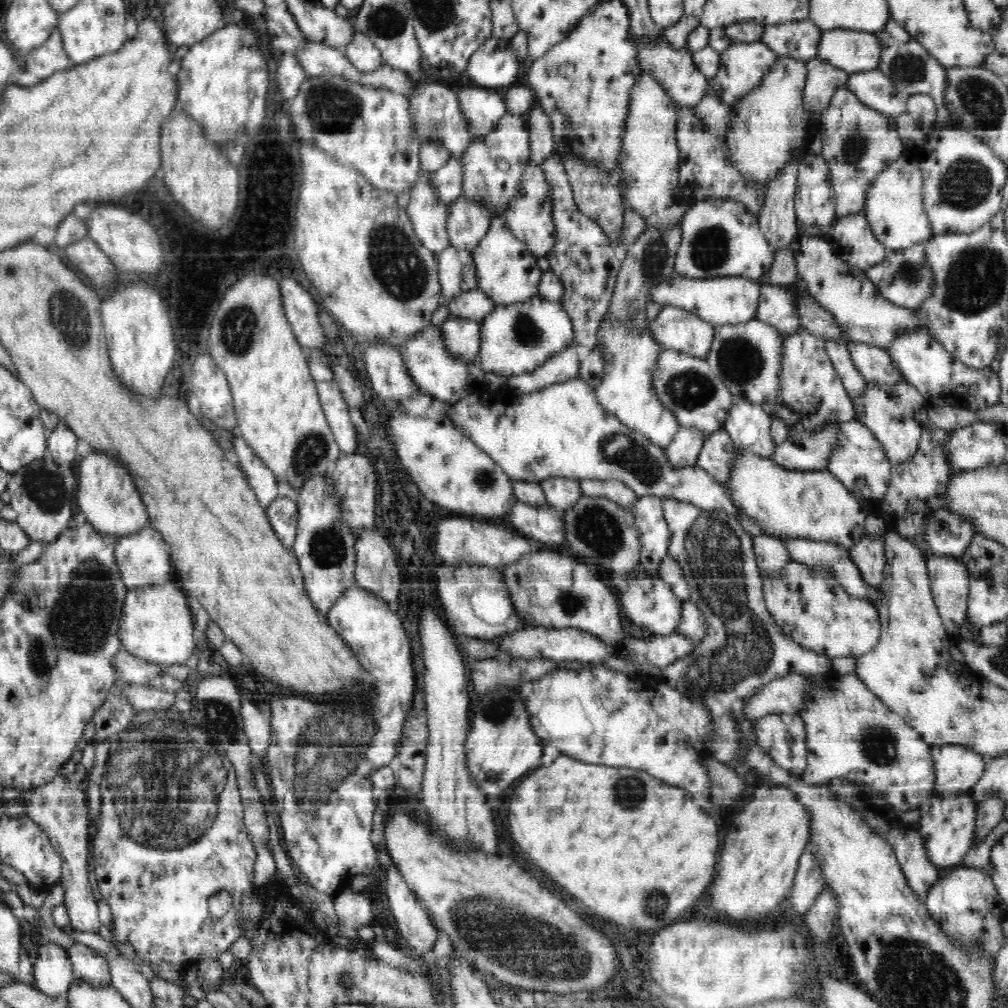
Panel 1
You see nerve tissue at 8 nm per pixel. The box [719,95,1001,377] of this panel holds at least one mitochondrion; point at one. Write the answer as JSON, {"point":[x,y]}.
{"point":[965,185]}

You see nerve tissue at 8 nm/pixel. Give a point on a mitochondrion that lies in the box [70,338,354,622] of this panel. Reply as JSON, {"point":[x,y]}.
{"point":[327,546]}

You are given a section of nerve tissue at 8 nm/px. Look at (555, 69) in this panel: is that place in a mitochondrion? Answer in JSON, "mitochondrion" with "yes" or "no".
{"mitochondrion":"yes"}

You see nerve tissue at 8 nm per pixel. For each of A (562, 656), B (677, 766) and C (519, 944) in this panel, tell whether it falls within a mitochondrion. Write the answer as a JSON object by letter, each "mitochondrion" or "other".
{"A":"other","B":"other","C":"mitochondrion"}

